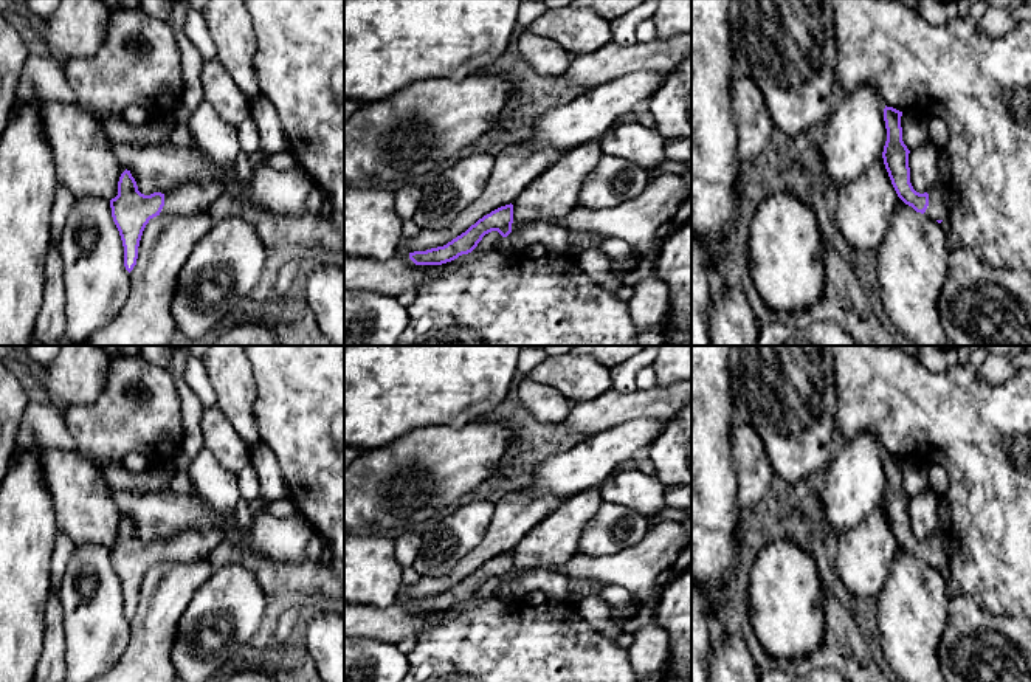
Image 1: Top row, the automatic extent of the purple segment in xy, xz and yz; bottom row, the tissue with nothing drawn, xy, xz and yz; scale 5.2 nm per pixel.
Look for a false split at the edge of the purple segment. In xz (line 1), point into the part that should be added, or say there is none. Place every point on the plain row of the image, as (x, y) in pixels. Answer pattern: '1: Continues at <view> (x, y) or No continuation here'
1: Continues at xz (555, 586)

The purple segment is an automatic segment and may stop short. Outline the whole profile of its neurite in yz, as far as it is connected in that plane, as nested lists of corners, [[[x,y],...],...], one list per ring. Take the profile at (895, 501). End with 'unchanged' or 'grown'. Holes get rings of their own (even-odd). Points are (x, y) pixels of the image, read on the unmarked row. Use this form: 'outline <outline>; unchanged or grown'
outline [[[885,453],[884,468],[887,476],[887,488],[882,499],[885,516],[898,544],[905,552],[941,570],[949,566],[950,550],[943,536],[933,536],[924,541],[913,536],[909,515],[910,498],[902,488],[901,463],[902,459]]]; grown

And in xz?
outline [[[510,550],[484,563],[447,592],[409,600],[409,606],[416,612],[442,612],[451,609],[462,601],[471,600],[482,584],[491,578],[498,578],[502,584],[498,591],[498,597],[501,598],[521,601],[529,592],[541,591],[546,594],[547,601],[567,601],[571,592],[566,575],[546,567],[536,567],[513,577],[512,570],[513,552]]]; grown

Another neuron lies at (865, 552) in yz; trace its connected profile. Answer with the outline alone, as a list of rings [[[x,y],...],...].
[[[881,502],[859,525],[840,533],[836,558],[839,580],[851,594],[878,600],[898,547]]]

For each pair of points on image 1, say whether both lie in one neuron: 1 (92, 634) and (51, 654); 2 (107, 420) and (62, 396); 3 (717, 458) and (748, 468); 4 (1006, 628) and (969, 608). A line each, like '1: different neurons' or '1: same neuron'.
1: different neurons
2: different neurons
3: different neurons
4: same neuron

